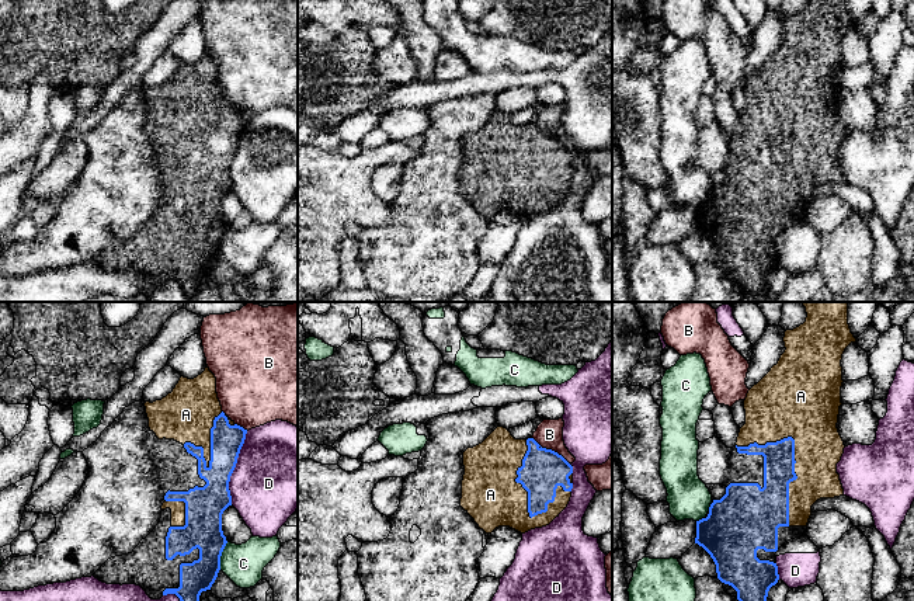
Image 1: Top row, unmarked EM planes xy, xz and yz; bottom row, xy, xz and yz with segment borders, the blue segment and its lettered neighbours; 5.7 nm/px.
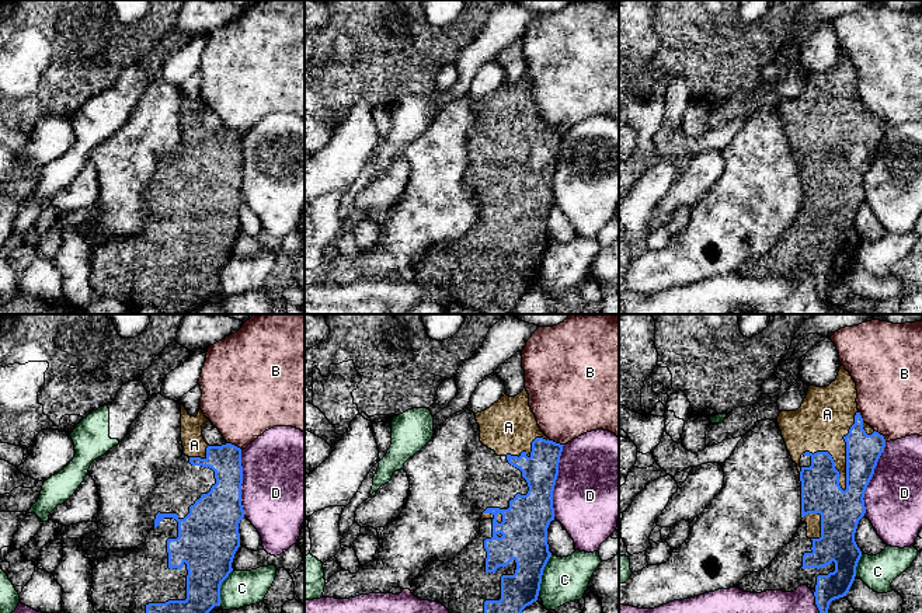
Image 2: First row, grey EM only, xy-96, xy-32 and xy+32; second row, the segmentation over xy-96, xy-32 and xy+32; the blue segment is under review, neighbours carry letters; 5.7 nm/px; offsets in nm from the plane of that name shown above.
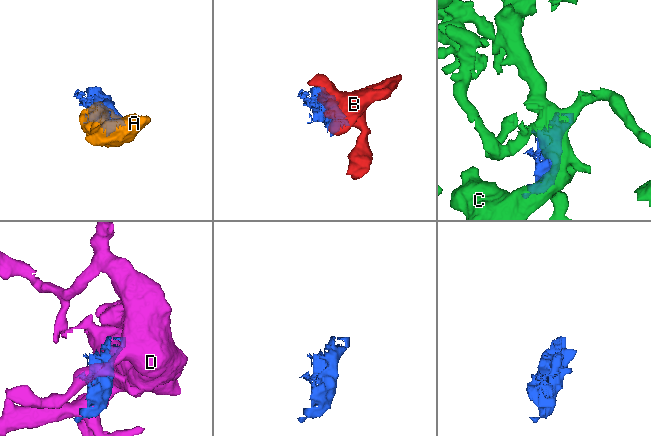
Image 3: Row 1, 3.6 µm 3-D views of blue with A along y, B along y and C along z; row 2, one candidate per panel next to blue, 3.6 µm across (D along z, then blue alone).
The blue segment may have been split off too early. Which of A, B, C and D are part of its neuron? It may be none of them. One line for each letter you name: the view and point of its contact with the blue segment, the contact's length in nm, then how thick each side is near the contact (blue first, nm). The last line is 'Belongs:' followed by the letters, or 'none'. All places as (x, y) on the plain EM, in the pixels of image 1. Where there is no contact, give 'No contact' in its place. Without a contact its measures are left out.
A: Touches blue at yz (793, 141). Shared border 550 nm. Thickness 180 nm (blue) against 320 nm
Belongs: A

